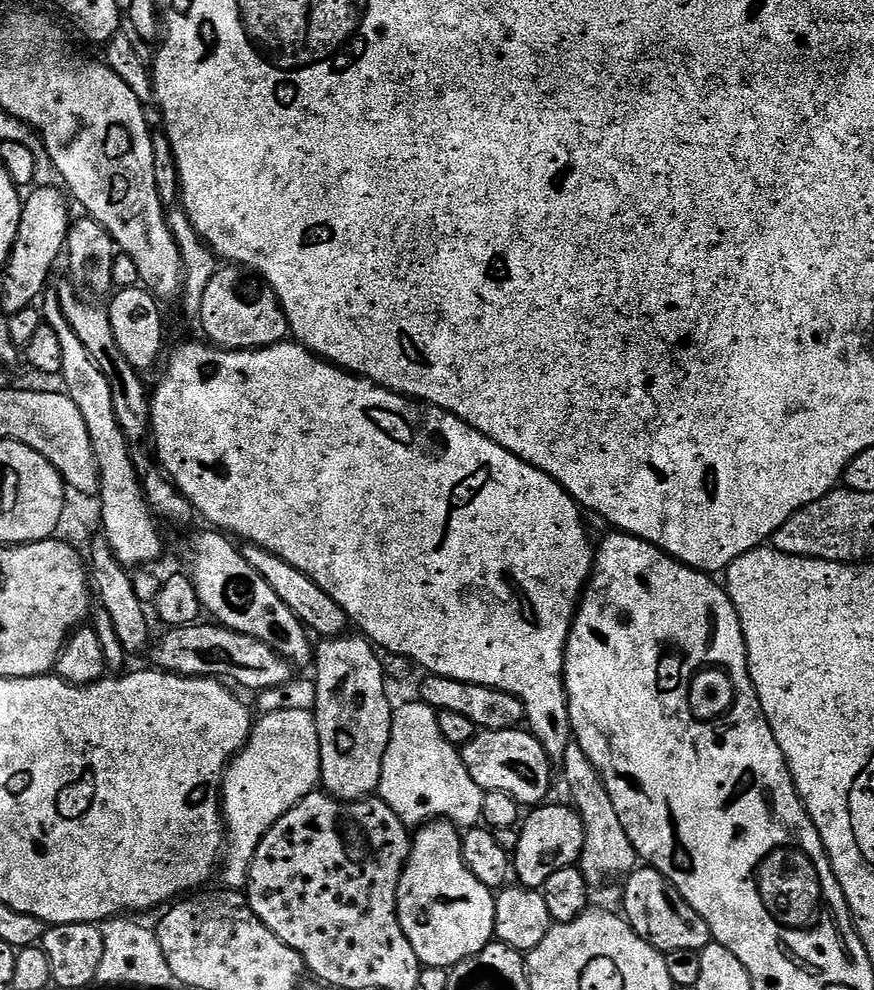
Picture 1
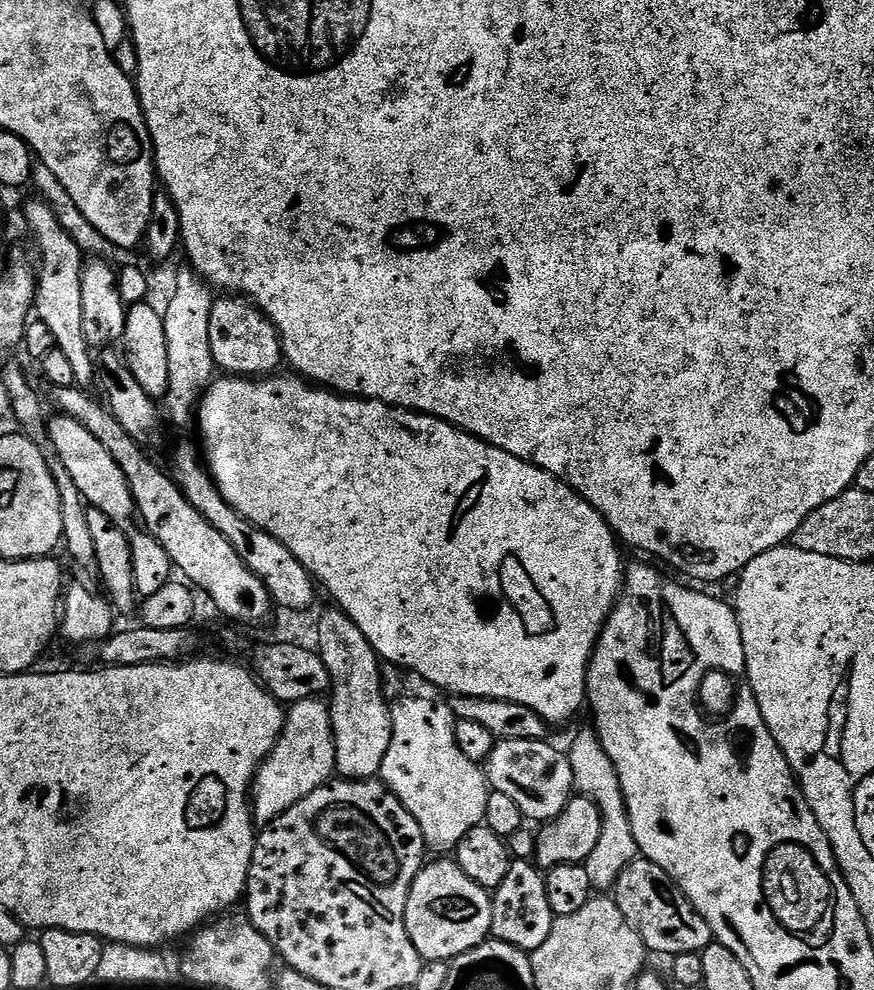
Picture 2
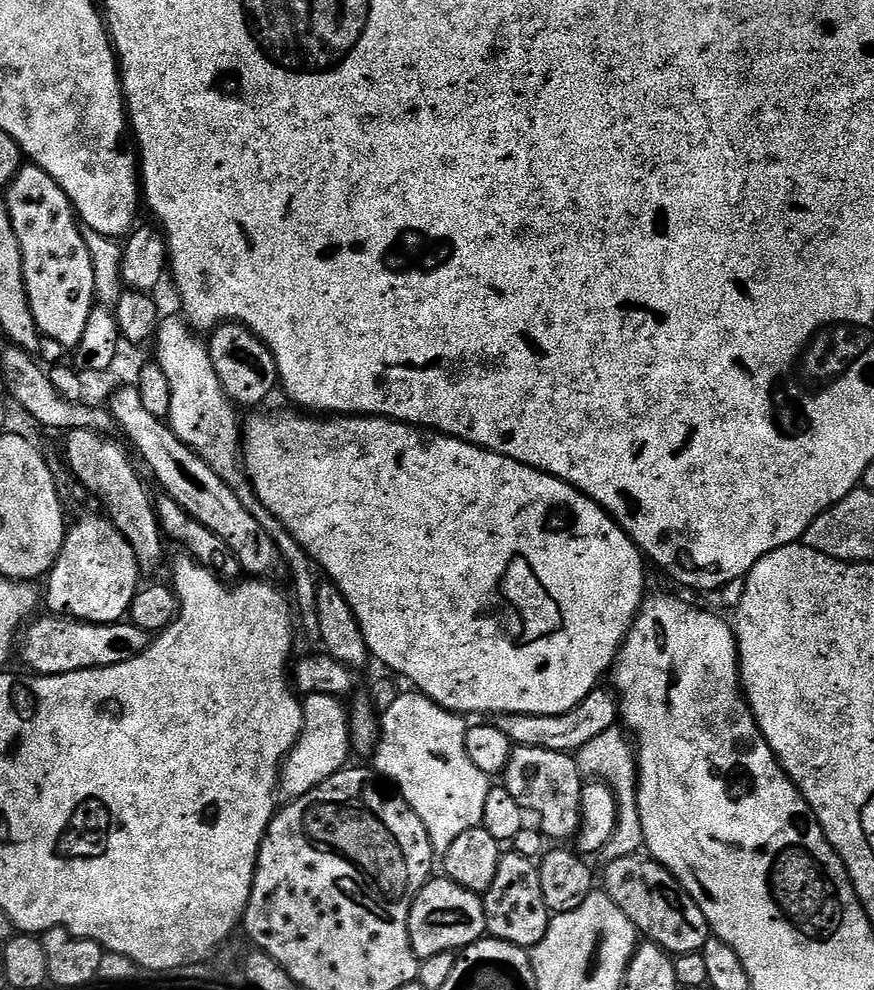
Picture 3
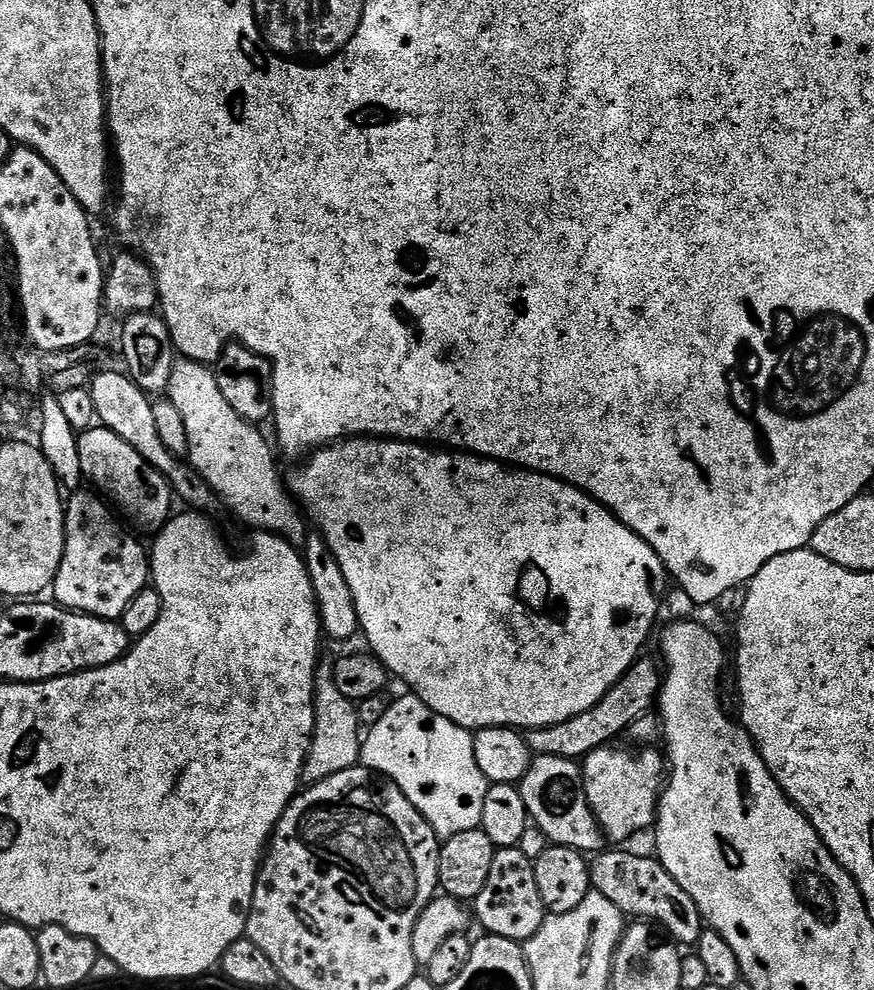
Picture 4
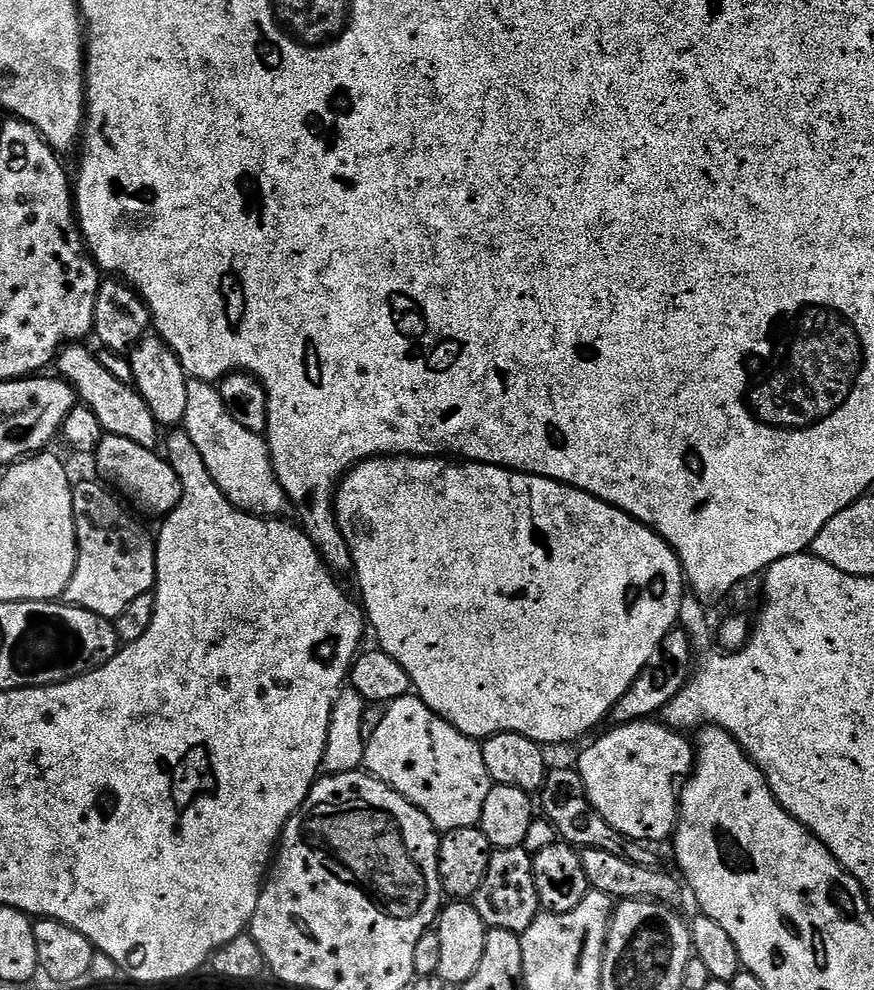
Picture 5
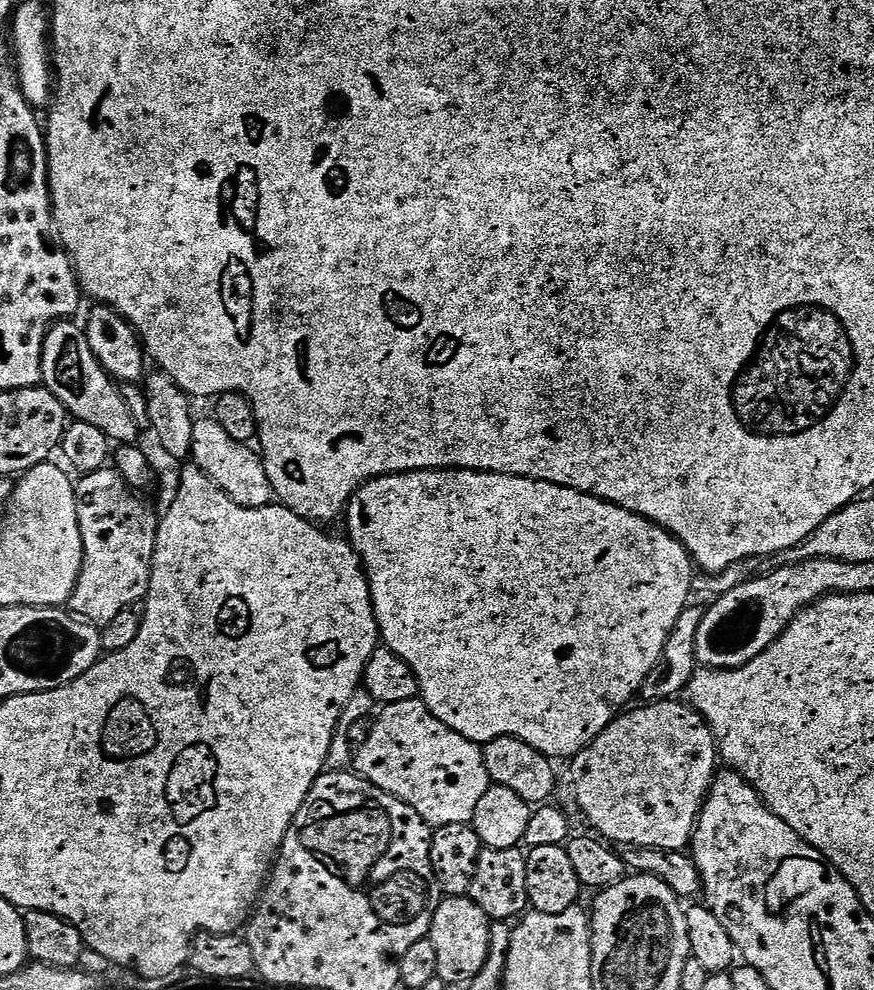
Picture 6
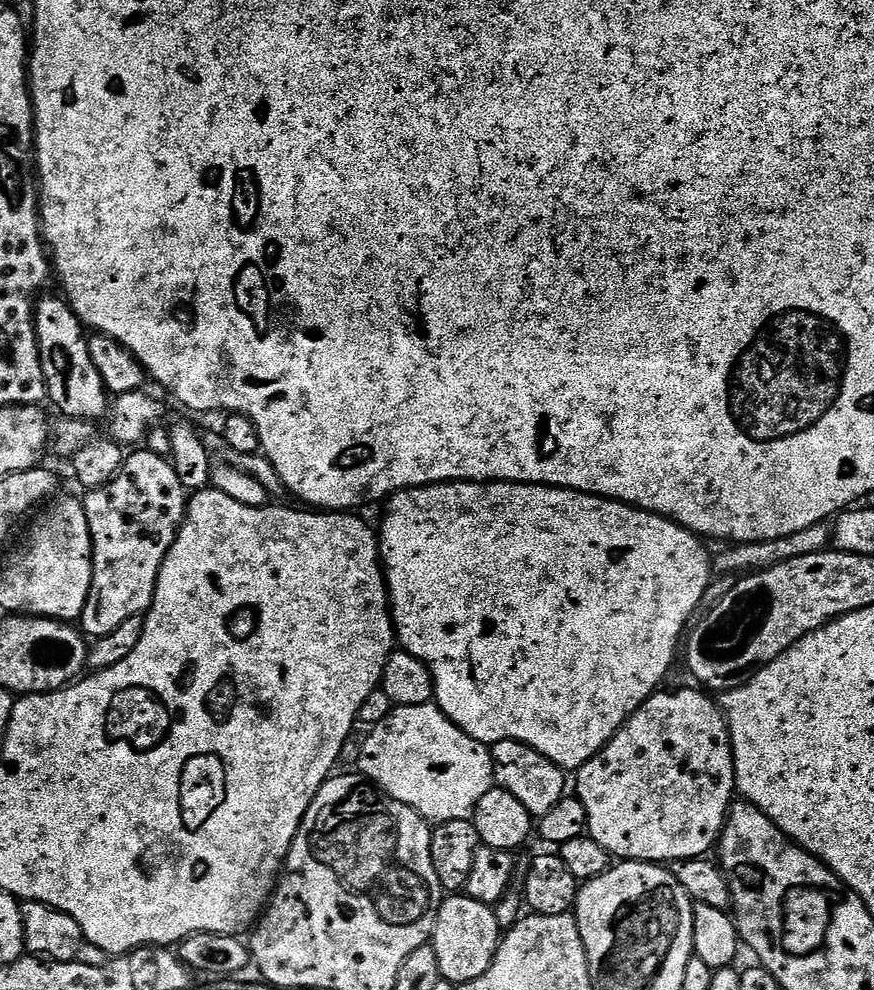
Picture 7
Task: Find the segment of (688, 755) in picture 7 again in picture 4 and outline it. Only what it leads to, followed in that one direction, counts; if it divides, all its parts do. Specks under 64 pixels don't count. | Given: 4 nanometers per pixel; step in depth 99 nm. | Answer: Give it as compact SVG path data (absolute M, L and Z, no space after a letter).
M616 746L594 749L582 760L584 793L588 799L588 805L596 815L596 823L600 825L600 831L609 841L628 840L631 836L638 835L643 828L651 829L655 825L656 805L660 802L662 785L666 780L666 760L661 753L660 756L656 753L655 747L645 747L643 750L633 750L628 746L614 747Z

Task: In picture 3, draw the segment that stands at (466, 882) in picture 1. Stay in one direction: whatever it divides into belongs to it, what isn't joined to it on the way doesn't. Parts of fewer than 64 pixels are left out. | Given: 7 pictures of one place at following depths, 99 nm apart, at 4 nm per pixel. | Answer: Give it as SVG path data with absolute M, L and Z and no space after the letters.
M447 878L429 879L416 895L410 910L410 942L417 956L433 956L469 948L485 935L484 901L475 892L468 892Z

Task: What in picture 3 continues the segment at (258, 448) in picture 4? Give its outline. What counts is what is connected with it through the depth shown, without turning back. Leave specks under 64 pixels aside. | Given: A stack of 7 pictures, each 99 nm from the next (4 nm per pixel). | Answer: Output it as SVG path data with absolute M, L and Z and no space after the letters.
M176 316L170 317L169 320L161 319L154 337L155 363L159 364L162 374L166 374L166 382L170 382L170 410L166 423L182 443L190 446L190 450L201 456L206 466L210 466L210 470L214 470L214 474L222 478L222 482L236 489L240 501L248 505L254 518L258 518L262 530L266 530L266 534L270 534L270 538L276 543L276 549L280 551L280 559L286 568L288 564L288 572L292 575L292 588L296 591L294 608L299 619L301 616L308 622L315 621L317 569L306 554L306 550L298 546L296 539L274 519L270 510L266 510L266 506L259 502L253 502L254 493L251 487L245 486L246 473L242 467L242 428L238 420L236 424L237 409L222 390L218 374L214 374L214 362L210 362L207 343L189 326L187 320Z

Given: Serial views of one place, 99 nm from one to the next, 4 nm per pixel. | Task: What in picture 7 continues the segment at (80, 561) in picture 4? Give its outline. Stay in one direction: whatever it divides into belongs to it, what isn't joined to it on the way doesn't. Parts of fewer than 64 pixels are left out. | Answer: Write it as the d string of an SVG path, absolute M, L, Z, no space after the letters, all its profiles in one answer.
M138 448L125 457L124 464L114 479L101 488L91 489L85 495L88 497L83 497L86 522L92 535L92 585L86 598L84 613L78 621L85 637L99 638L114 634L114 630L118 630L118 626L122 626L126 618L144 616L152 607L158 574L178 530L184 524L189 495L190 492L184 488L169 459L152 454L147 448Z

